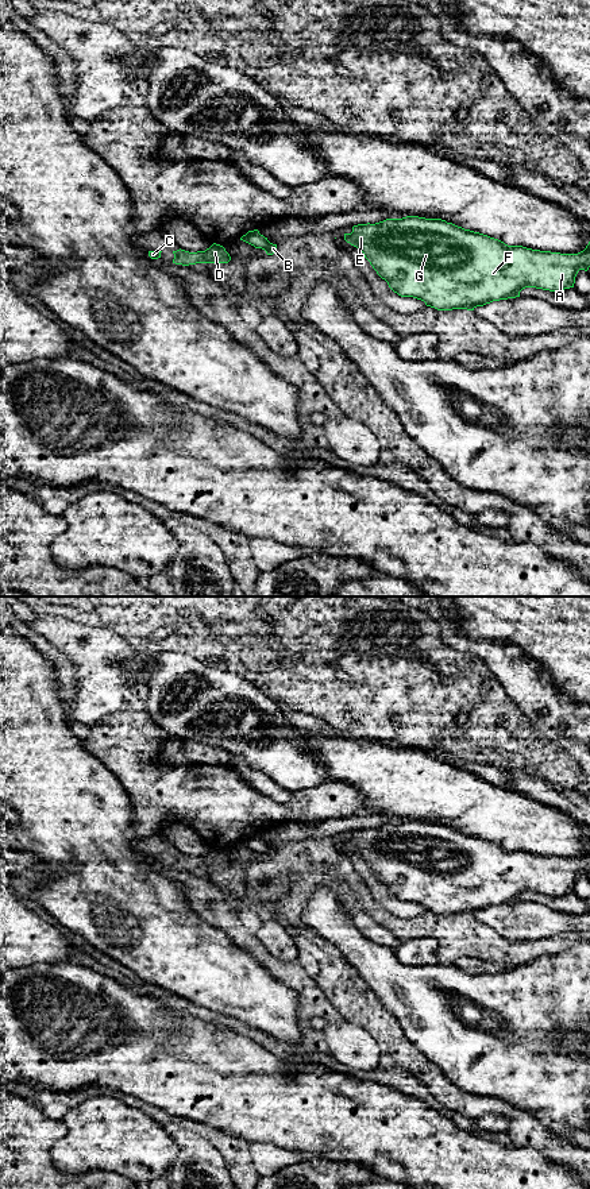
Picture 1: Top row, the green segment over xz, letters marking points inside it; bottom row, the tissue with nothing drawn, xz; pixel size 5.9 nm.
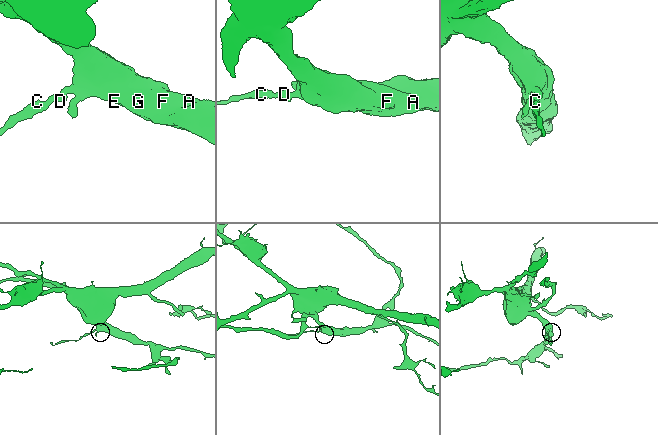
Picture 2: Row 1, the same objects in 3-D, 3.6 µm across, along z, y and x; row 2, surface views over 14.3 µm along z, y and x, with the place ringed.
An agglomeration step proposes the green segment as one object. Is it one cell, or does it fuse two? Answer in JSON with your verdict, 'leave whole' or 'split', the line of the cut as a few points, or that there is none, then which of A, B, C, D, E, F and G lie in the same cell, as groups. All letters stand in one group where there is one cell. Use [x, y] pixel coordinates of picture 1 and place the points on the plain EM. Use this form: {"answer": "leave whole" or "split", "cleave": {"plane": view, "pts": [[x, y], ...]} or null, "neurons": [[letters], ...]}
{"answer": "leave whole", "cleave": null, "neurons": [["A", "B", "C", "D", "E", "F", "G"]]}

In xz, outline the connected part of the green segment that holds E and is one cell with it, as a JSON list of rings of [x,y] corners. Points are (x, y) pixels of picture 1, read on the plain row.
[[[406,821],[358,829],[344,845],[360,854],[377,879],[401,902],[413,902],[437,915],[474,915],[493,906],[520,902],[525,892],[562,896],[574,892],[579,875],[590,872],[590,846],[578,858],[508,850],[487,839],[441,823]]]

